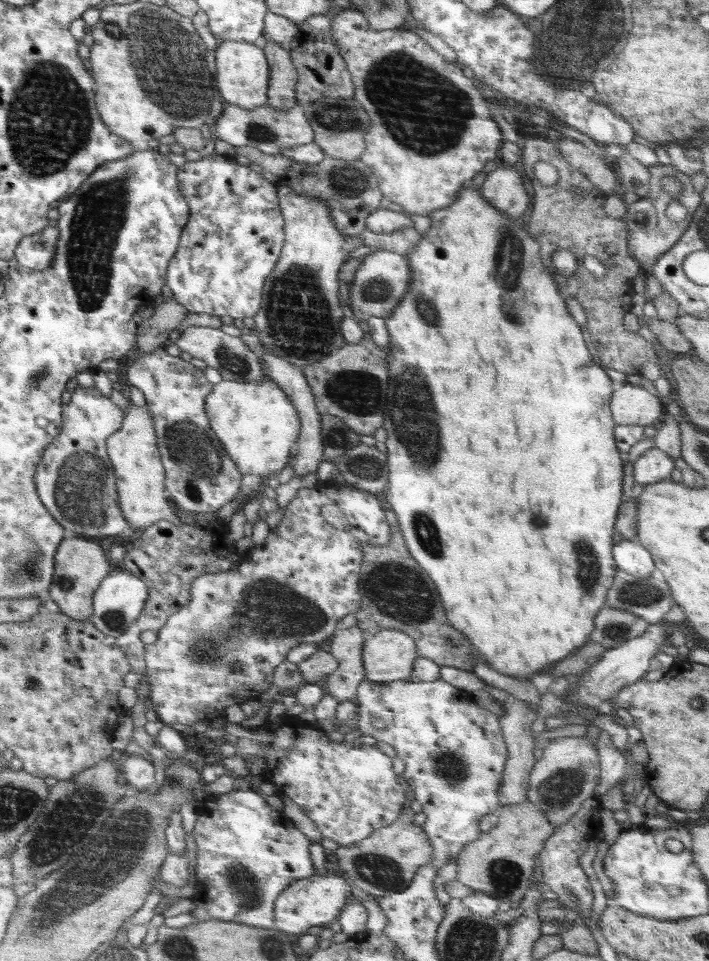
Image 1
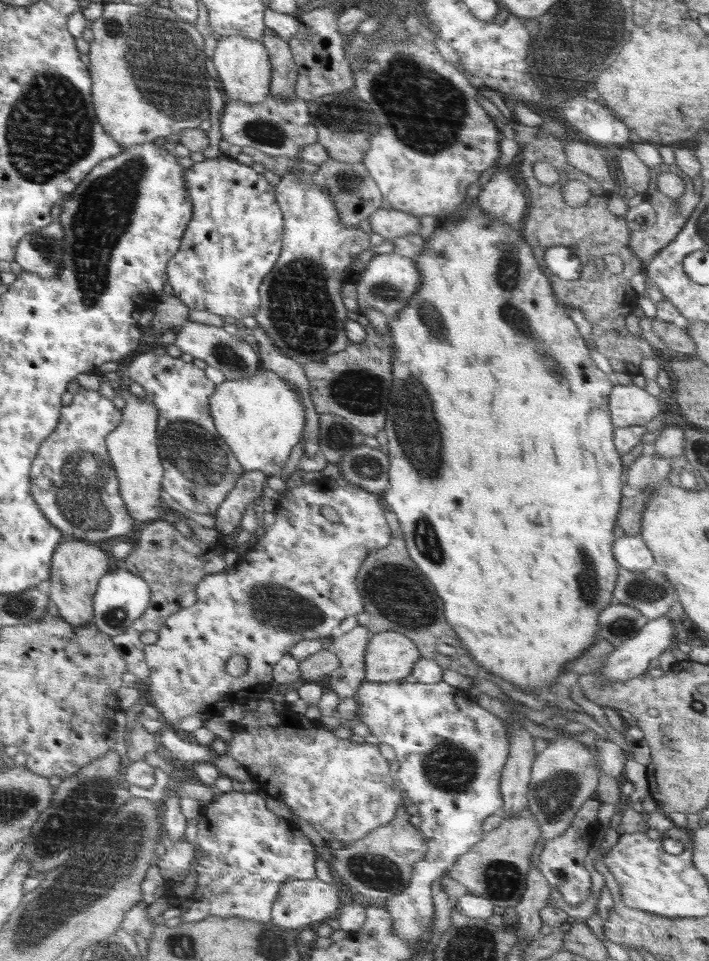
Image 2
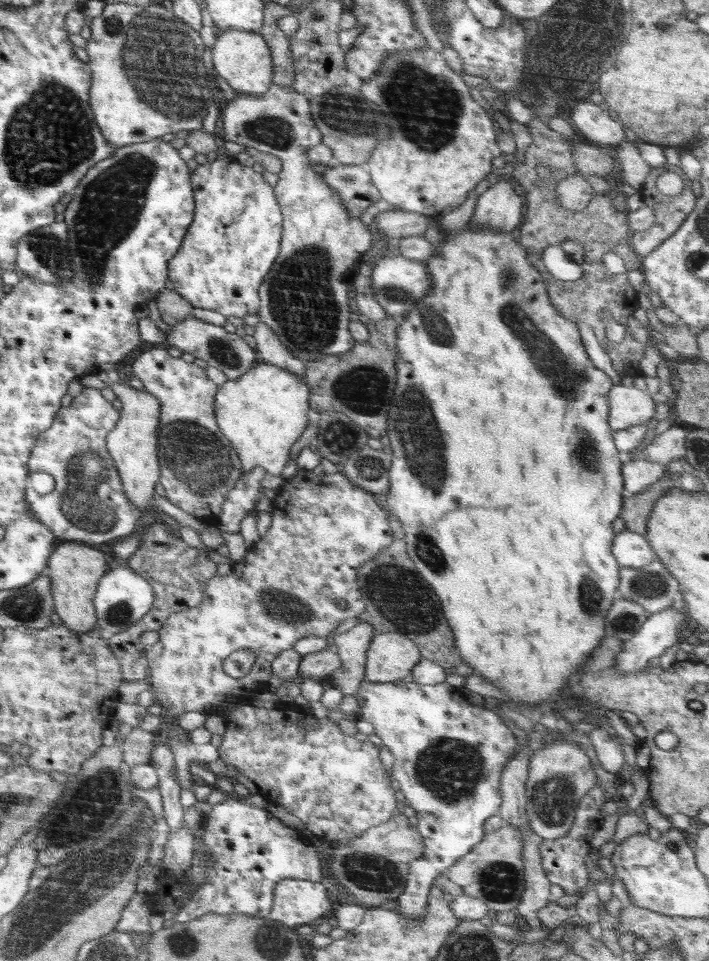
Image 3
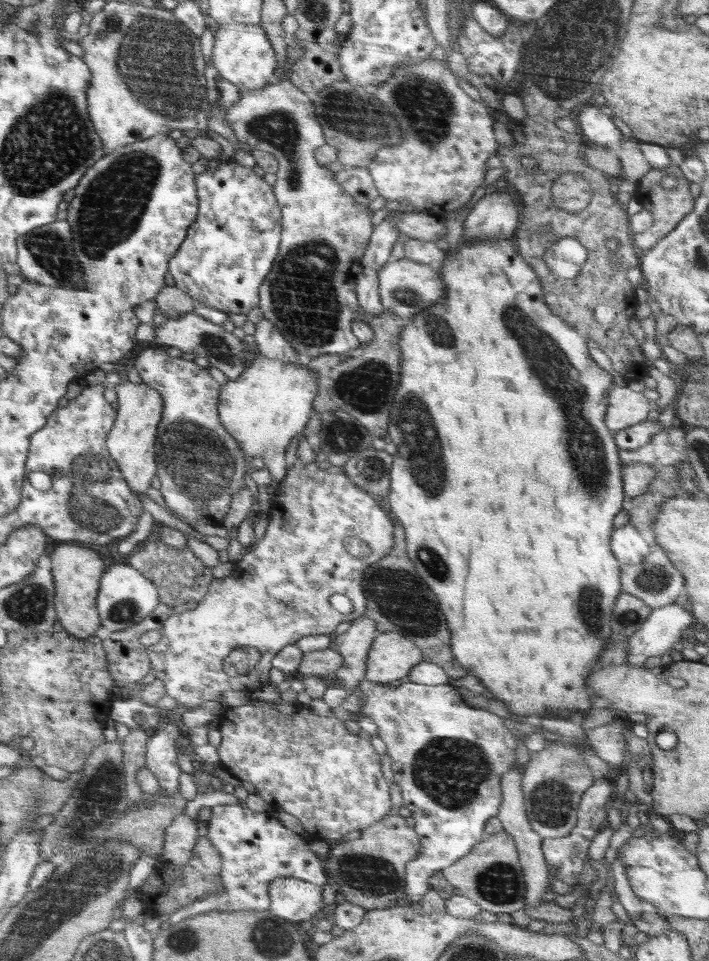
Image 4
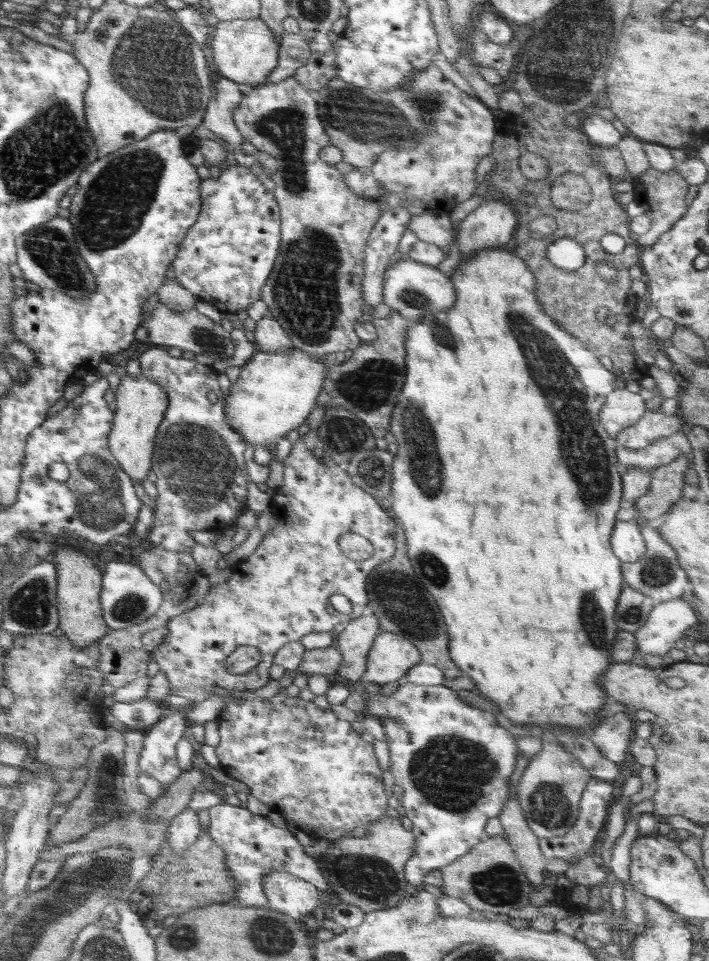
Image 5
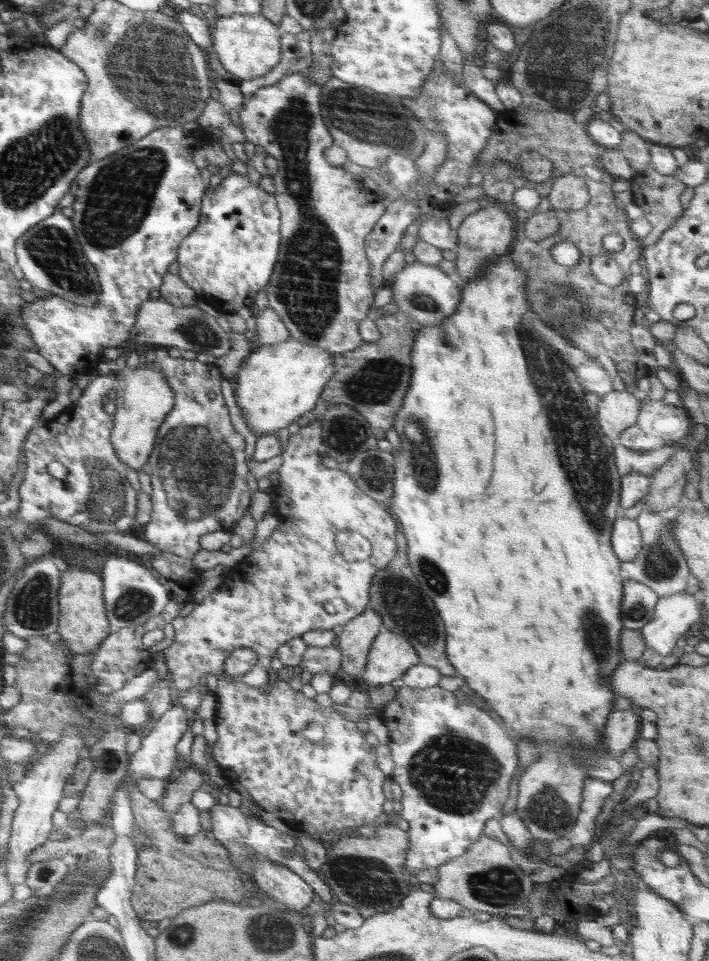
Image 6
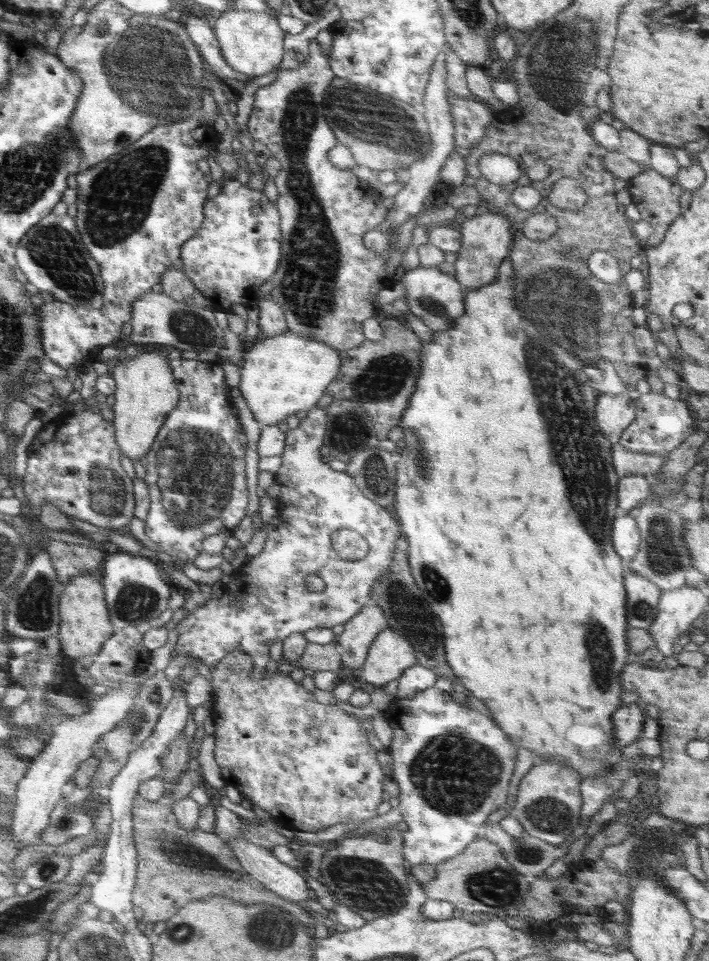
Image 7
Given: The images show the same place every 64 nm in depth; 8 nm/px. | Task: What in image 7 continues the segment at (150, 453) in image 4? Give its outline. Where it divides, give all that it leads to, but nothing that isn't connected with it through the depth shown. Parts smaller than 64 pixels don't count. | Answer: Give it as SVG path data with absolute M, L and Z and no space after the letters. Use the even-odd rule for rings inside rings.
M160 350L158 352L138 353L134 358L126 357L110 369L116 379L114 394L115 437L119 447L131 461L140 460L146 456L155 443L157 433L164 425L168 414L178 405L180 393L172 377L172 367L168 363L168 356Z

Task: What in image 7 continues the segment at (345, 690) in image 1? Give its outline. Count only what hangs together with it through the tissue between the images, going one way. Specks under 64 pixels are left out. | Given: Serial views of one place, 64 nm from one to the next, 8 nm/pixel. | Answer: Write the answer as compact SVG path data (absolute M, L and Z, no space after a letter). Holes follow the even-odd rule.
M370 602L343 625L344 631L334 640L341 651L341 666L362 668L372 641L388 628L382 607Z

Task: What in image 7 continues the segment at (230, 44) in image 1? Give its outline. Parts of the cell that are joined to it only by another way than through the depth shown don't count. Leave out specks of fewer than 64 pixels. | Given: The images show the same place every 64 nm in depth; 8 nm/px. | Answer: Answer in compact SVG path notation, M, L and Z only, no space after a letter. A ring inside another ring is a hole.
M232 9L214 15L211 23L216 39L220 43L223 58L235 71L263 78L282 63L283 42L287 34L280 28L274 14Z

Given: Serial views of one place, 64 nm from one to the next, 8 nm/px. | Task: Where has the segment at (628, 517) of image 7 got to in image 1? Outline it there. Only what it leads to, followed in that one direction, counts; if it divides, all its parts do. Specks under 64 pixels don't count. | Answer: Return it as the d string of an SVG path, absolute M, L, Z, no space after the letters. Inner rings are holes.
M622 539L612 547L614 562L618 569L631 575L646 578L657 573L654 559L646 548L635 539Z

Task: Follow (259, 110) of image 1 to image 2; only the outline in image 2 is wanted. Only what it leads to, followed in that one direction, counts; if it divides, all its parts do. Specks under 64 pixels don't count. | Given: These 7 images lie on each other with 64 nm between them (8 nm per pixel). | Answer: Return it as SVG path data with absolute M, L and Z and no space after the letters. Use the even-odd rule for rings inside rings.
M268 94L261 103L228 100L220 118L220 132L222 140L234 146L253 146L264 154L273 157L286 156L294 162L300 160L300 150L316 143L317 138L316 127L310 122L308 103L296 94L290 99L280 99L276 95Z

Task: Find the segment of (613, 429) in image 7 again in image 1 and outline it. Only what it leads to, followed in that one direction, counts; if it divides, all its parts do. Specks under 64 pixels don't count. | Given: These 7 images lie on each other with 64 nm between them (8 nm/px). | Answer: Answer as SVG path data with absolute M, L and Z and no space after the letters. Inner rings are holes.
M631 383L615 387L609 408L617 426L639 425L644 428L658 424L665 415L659 397Z

